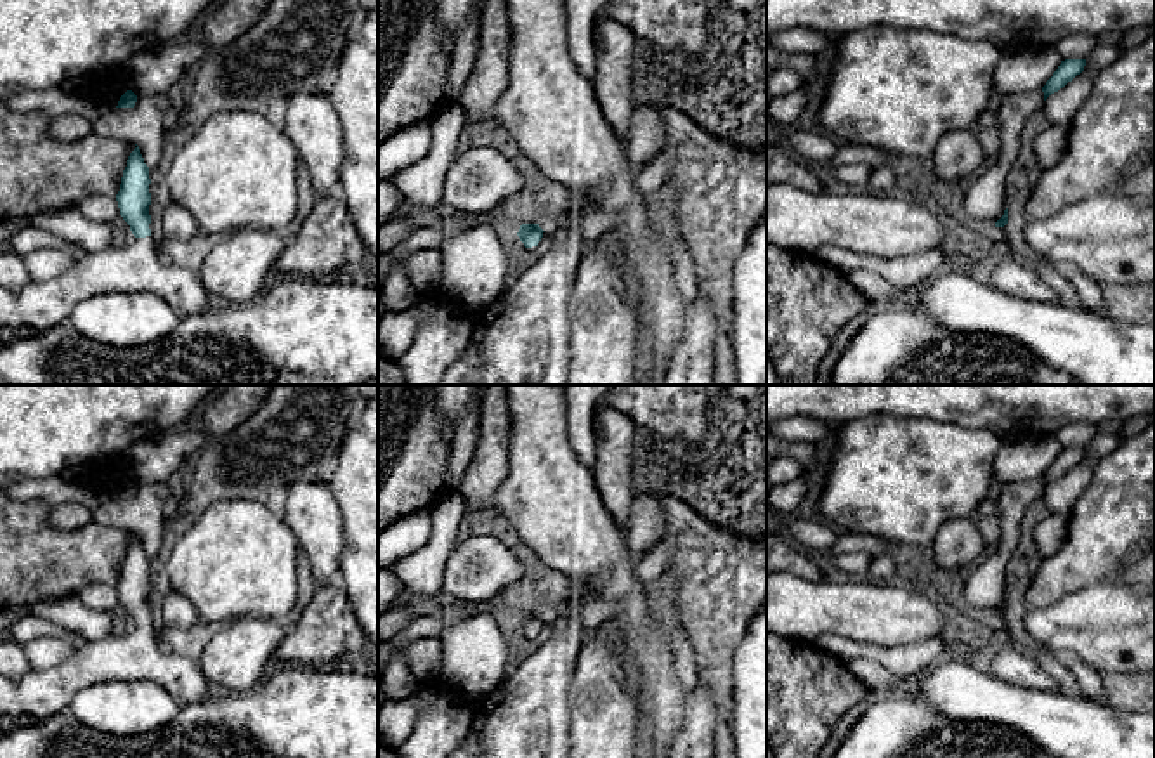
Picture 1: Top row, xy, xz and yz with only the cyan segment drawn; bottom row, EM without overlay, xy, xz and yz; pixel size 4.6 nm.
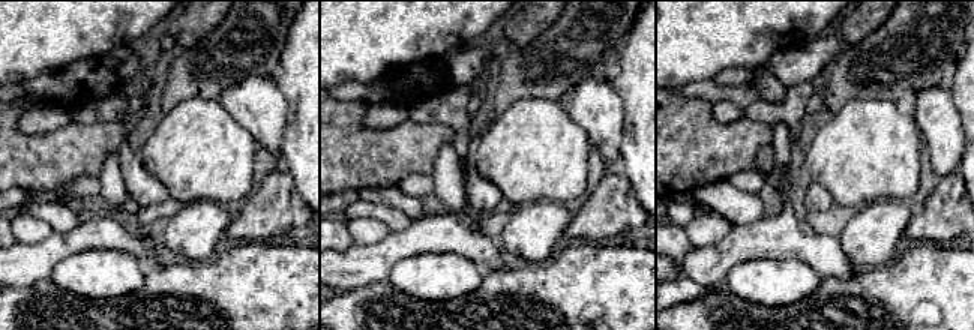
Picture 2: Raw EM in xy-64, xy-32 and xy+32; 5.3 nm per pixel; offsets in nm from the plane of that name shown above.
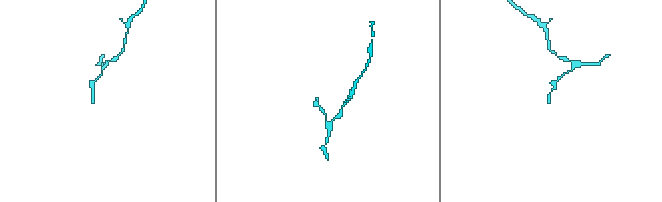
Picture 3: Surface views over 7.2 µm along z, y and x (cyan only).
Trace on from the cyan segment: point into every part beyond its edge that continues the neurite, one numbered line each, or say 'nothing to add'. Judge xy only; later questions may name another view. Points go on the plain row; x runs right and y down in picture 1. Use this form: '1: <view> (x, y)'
1: xy (130, 656)

